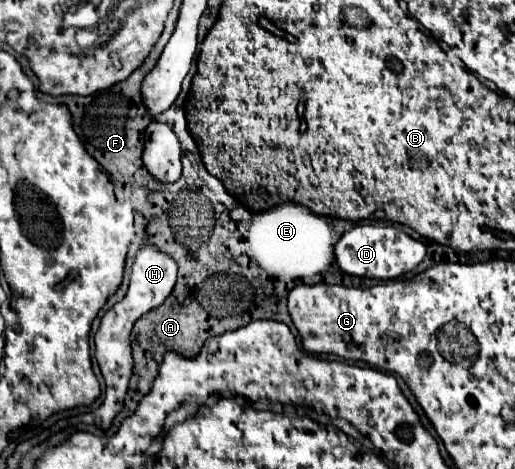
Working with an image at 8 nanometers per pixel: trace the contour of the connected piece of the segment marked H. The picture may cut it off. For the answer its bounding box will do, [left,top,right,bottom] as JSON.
[95,244,177,430]

